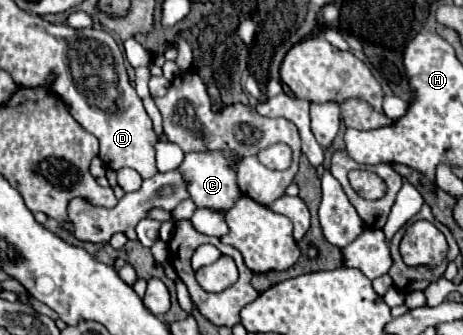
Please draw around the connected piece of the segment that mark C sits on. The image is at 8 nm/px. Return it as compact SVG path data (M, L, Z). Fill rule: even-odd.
M187 153L183 163L179 165L179 171L185 173L187 179L191 179L189 195L195 201L197 207L209 207L209 209L231 209L233 203L241 197L241 191L235 183L235 173L229 169L229 159L235 159L231 153Z

